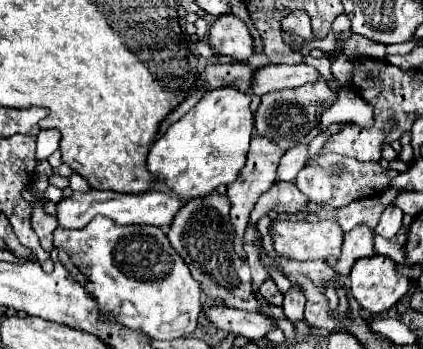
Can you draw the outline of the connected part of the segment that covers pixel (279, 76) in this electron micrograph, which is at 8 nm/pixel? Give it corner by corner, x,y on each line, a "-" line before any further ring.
306,63
300,65
264,65
258,67
252,75
252,85
250,93
252,95
266,95
270,91
280,91
280,89
294,89
304,83
318,81
320,73

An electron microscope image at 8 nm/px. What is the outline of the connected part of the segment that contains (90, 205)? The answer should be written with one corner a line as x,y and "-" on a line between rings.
74,191
72,197
68,199
62,199
58,203
58,213
56,213
56,219
58,219
58,225
60,227
66,227
66,229
80,229
80,227
86,227
86,223
90,223
90,219
94,219
96,215
104,215
104,217
110,217
114,219
118,225
128,225
128,223
134,223
134,225
156,225
156,227
162,227
166,229
174,215
178,213
178,209
182,207
182,203
178,201
178,197
174,195
168,195
168,193
162,193
162,191
144,191
144,193
116,193
116,191

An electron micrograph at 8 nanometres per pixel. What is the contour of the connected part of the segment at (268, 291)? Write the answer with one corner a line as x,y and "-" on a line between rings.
266,279
266,281
262,283
260,295
262,295
264,299
268,299
272,305
282,305
282,293
278,291
278,287
276,287
276,283
274,283
272,279

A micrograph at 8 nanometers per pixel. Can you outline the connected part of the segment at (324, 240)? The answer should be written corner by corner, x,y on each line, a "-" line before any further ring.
274,221
270,237
276,253
288,259
328,259
338,257
344,231
336,221

